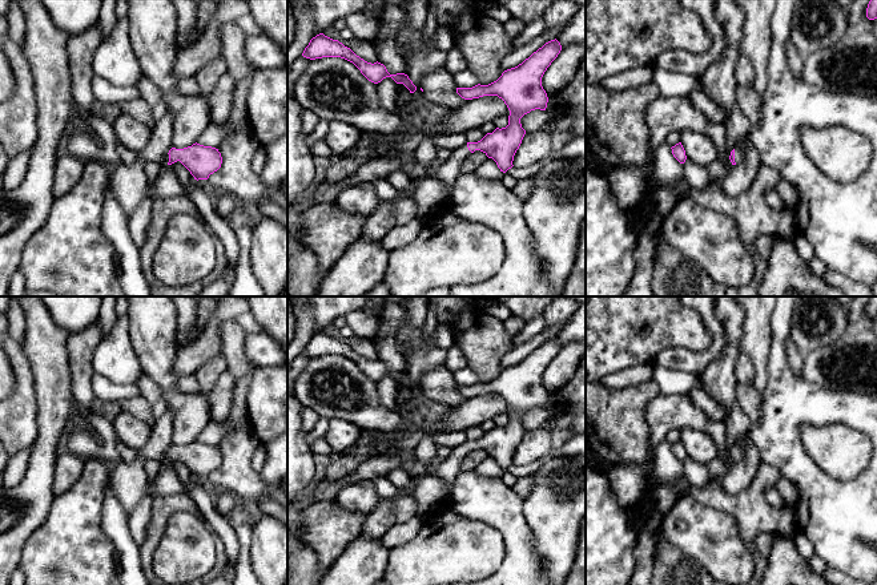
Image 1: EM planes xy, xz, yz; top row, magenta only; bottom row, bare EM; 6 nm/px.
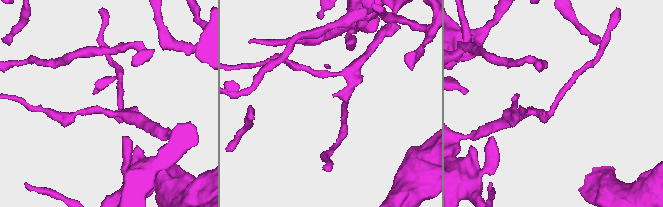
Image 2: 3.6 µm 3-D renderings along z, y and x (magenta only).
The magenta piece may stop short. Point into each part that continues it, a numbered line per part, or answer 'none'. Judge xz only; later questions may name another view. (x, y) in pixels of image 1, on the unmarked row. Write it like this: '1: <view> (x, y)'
1: xz (450, 467)

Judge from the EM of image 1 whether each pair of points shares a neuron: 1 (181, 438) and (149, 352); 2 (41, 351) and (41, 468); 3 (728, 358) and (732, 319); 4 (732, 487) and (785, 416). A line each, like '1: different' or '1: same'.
1: same
2: same
3: same
4: different

